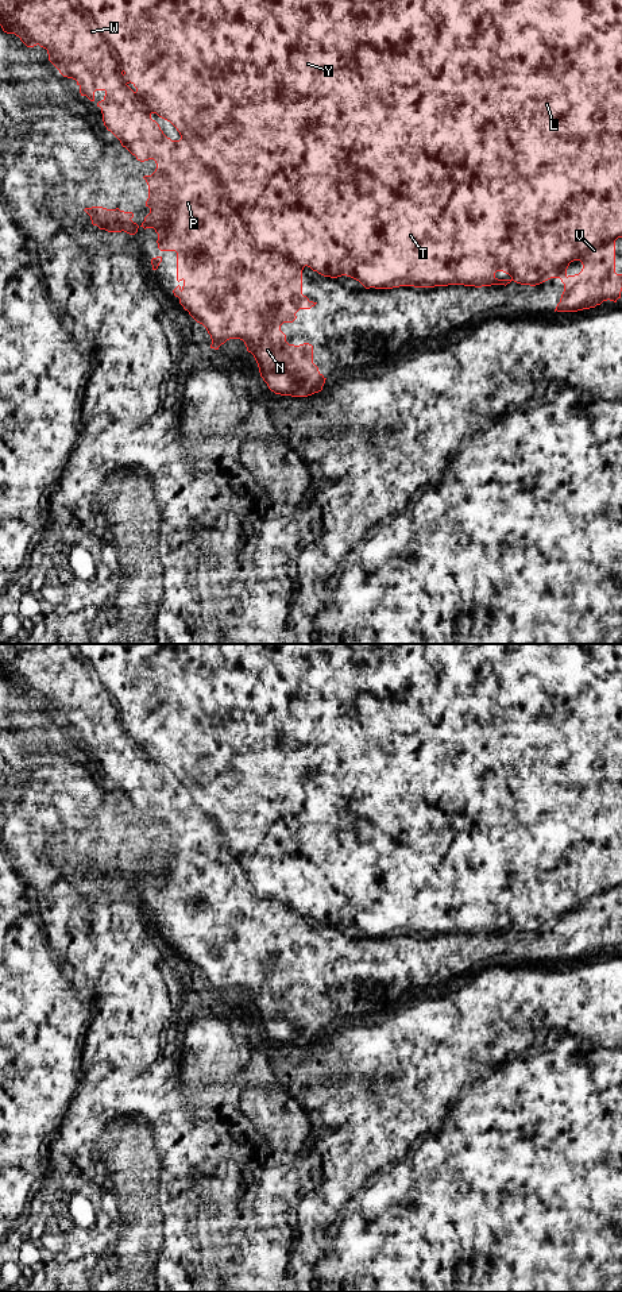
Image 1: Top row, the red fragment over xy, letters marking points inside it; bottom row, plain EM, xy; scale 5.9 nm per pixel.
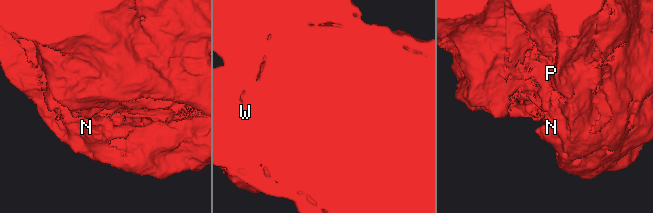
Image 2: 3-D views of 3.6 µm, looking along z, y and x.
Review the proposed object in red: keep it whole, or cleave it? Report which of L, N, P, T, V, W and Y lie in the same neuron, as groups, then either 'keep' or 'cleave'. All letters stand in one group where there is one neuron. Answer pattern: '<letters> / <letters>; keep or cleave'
L N P T V W Y; keep

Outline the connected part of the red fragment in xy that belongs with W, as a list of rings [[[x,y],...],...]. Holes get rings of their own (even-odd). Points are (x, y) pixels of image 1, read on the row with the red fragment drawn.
[[[0,0],[0,26],[1,26],[1,28],[3,28],[3,31],[4,31],[4,32],[7,32],[7,34],[15,34],[15,35],[16,35],[16,36],[19,36],[19,38],[20,38],[20,41],[22,41],[22,42],[23,42],[23,43],[24,43],[24,45],[26,45],[26,46],[27,46],[27,47],[34,47],[34,46],[36,46],[36,45],[39,45],[39,46],[40,46],[40,47],[43,47],[43,49],[46,49],[46,50],[47,50],[47,54],[49,54],[49,61],[50,61],[50,62],[51,62],[51,63],[53,63],[53,65],[54,65],[54,66],[55,66],[55,68],[57,68],[57,69],[58,69],[58,70],[59,70],[59,73],[61,73],[61,74],[62,74],[62,76],[63,76],[63,77],[67,77],[67,78],[73,78],[73,80],[76,80],[76,81],[77,81],[77,85],[78,85],[78,86],[80,86],[80,93],[81,93],[81,96],[86,96],[86,97],[88,97],[88,99],[89,99],[89,100],[90,100],[90,101],[94,101],[94,92],[96,92],[96,90],[104,90],[104,92],[105,92],[105,96],[104,96],[104,99],[103,99],[103,100],[101,100],[101,101],[98,101],[98,103],[97,103],[97,107],[100,107],[100,108],[101,108],[101,113],[103,113],[103,122],[104,122],[104,126],[105,126],[105,127],[107,127],[107,130],[108,130],[108,131],[111,131],[111,132],[112,132],[112,134],[113,134],[113,135],[115,135],[115,136],[116,136],[116,138],[117,138],[117,139],[119,139],[119,140],[120,140],[120,143],[121,143],[121,146],[123,146],[123,147],[125,147],[125,149],[127,149],[127,150],[128,150],[128,151],[130,151],[130,153],[131,153],[131,154],[132,154],[132,155],[135,155],[135,157],[136,157],[136,159],[138,159],[138,161],[140,161],[140,162],[144,162],[144,161],[148,161],[148,159],[154,159],[154,161],[155,161],[155,163],[157,163],[157,169],[155,169],[155,171],[154,171],[154,173],[152,173],[152,174],[151,174],[151,176],[144,176],[144,177],[143,177],[143,178],[144,178],[144,180],[146,180],[146,182],[147,182],[147,185],[148,185],[148,198],[147,198],[147,201],[146,201],[146,207],[148,207],[148,208],[150,208],[150,213],[148,213],[148,215],[147,215],[147,216],[146,216],[146,217],[144,217],[144,221],[143,221],[143,223],[142,223],[142,225],[140,225],[140,227],[143,227],[143,228],[144,228],[144,230],[146,230],[146,228],[154,228],[154,230],[155,230],[155,232],[157,232],[157,234],[158,234],[158,240],[157,240],[157,243],[158,243],[158,248],[159,248],[159,250],[161,250],[161,251],[175,251],[175,252],[177,252],[177,281],[178,281],[178,282],[179,282],[179,281],[182,281],[182,282],[183,282],[183,286],[182,286],[182,288],[181,288],[181,286],[179,286],[179,285],[178,285],[178,286],[177,286],[177,288],[175,288],[175,289],[174,289],[174,290],[173,290],[173,293],[174,293],[174,296],[175,296],[175,297],[178,297],[178,298],[179,298],[179,304],[181,304],[181,305],[182,305],[182,306],[183,306],[183,309],[185,309],[185,311],[188,311],[188,312],[189,312],[189,315],[190,315],[190,316],[192,316],[192,317],[193,317],[193,319],[194,319],[194,320],[196,320],[196,321],[197,321],[197,323],[200,323],[200,324],[202,324],[202,325],[204,325],[204,327],[205,327],[205,328],[206,328],[206,331],[208,331],[208,333],[209,333],[209,335],[210,335],[210,339],[212,339],[212,344],[210,344],[210,348],[215,348],[215,350],[219,350],[219,347],[220,347],[220,346],[221,346],[221,344],[224,344],[224,343],[225,343],[225,342],[227,342],[227,340],[229,340],[229,339],[240,339],[240,340],[243,340],[243,342],[244,342],[244,344],[246,344],[246,347],[247,347],[247,351],[248,351],[248,352],[251,352],[251,354],[252,354],[252,355],[254,355],[254,358],[255,358],[255,360],[256,360],[256,363],[258,363],[258,367],[259,367],[259,373],[260,373],[260,377],[262,377],[262,378],[263,378],[263,381],[264,381],[264,382],[266,382],[266,383],[267,383],[267,386],[268,386],[268,389],[270,389],[270,390],[271,390],[271,392],[274,392],[274,393],[275,393],[275,394],[281,394],[281,396],[291,396],[291,397],[308,397],[308,396],[312,396],[312,394],[314,394],[314,393],[318,393],[318,392],[321,392],[321,390],[322,390],[322,386],[324,386],[324,383],[325,383],[325,379],[327,379],[327,378],[325,378],[325,377],[324,377],[324,375],[322,375],[322,374],[321,374],[321,373],[320,373],[320,371],[318,371],[318,367],[317,367],[317,366],[316,366],[316,365],[314,365],[314,363],[313,363],[313,346],[312,346],[312,344],[309,344],[309,343],[304,343],[304,344],[300,344],[300,346],[294,346],[294,344],[289,344],[289,343],[287,343],[287,342],[286,342],[286,335],[285,335],[285,333],[283,333],[283,332],[282,332],[282,331],[281,331],[281,325],[282,325],[282,324],[283,324],[283,323],[293,323],[293,321],[294,321],[294,320],[295,320],[295,319],[297,319],[297,316],[295,316],[295,313],[297,313],[297,312],[298,312],[298,311],[300,311],[300,309],[310,309],[310,308],[312,308],[312,306],[314,306],[314,305],[316,305],[316,304],[317,304],[317,302],[313,302],[313,301],[310,301],[310,300],[309,300],[309,298],[308,298],[308,297],[306,297],[306,296],[304,296],[304,294],[302,294],[302,270],[304,270],[304,267],[305,267],[305,266],[308,266],[308,267],[310,267],[310,269],[312,269],[312,270],[313,270],[313,271],[317,271],[317,273],[318,273],[318,274],[321,274],[321,275],[324,275],[324,277],[331,277],[331,278],[337,278],[337,277],[341,277],[341,275],[347,275],[347,277],[351,277],[351,278],[354,278],[354,279],[356,279],[356,281],[359,281],[359,282],[360,282],[360,284],[362,284],[362,285],[363,285],[363,286],[364,286],[364,288],[366,288],[366,289],[370,289],[370,288],[375,288],[375,289],[393,289],[393,288],[399,288],[399,286],[414,286],[414,288],[434,288],[434,286],[448,286],[448,285],[464,285],[464,286],[475,286],[475,288],[482,288],[482,286],[491,286],[491,285],[505,285],[505,286],[506,286],[506,285],[507,285],[507,284],[510,284],[510,282],[511,282],[511,281],[514,281],[514,282],[517,282],[517,284],[521,284],[521,285],[530,285],[530,286],[536,286],[536,285],[540,285],[540,284],[542,284],[542,282],[545,282],[545,281],[548,281],[548,279],[550,279],[550,278],[560,278],[560,279],[561,279],[561,282],[563,282],[563,284],[564,284],[564,292],[563,292],[563,294],[561,294],[561,298],[560,298],[560,302],[559,302],[559,304],[557,304],[557,306],[556,306],[556,309],[555,309],[555,312],[556,312],[556,311],[557,311],[557,312],[577,312],[577,311],[583,311],[583,309],[590,309],[590,308],[595,308],[595,306],[596,306],[596,305],[600,305],[600,304],[602,304],[602,302],[603,302],[603,301],[607,301],[607,300],[610,300],[610,301],[614,301],[614,302],[617,302],[617,300],[618,300],[618,298],[621,298],[621,292],[622,292],[622,274],[617,274],[617,273],[615,273],[615,240],[617,240],[617,239],[618,239],[618,238],[622,238],[622,0]],[[152,113],[157,113],[157,115],[158,115],[158,116],[159,116],[159,117],[162,117],[162,119],[165,119],[165,120],[167,120],[167,122],[170,122],[170,123],[171,123],[171,124],[173,124],[173,126],[174,126],[174,127],[175,127],[175,128],[177,128],[177,131],[178,131],[178,132],[179,132],[179,135],[181,135],[181,139],[179,139],[179,140],[171,140],[171,139],[170,139],[170,138],[167,138],[167,136],[166,136],[166,135],[165,135],[165,134],[163,134],[163,131],[162,131],[162,130],[161,130],[161,127],[159,127],[159,124],[158,124],[158,123],[157,123],[157,122],[155,122],[155,120],[152,120],[152,119],[151,119],[151,115],[152,115]],[[573,261],[580,261],[580,262],[582,262],[582,265],[583,265],[583,269],[582,269],[582,271],[580,271],[580,273],[579,273],[579,274],[575,274],[575,275],[568,275],[568,274],[567,274],[567,269],[568,269],[568,266],[569,266],[569,263],[571,263],[571,262],[573,262]]]

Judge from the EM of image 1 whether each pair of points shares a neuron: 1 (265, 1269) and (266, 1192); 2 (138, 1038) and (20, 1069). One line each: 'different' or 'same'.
1: same
2: same

